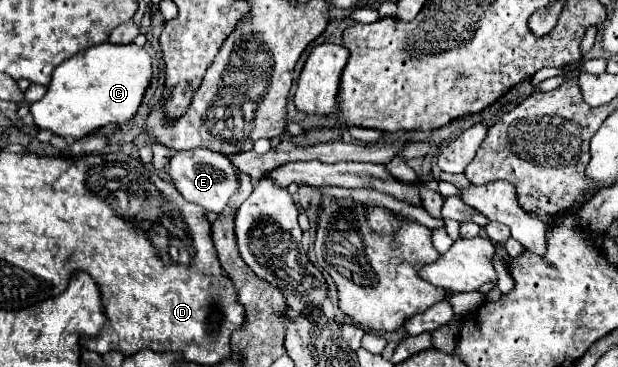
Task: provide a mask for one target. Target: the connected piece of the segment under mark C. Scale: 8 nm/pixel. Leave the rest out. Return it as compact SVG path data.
M97 44L73 54L57 66L47 92L31 104L31 116L39 130L49 130L63 138L83 138L107 124L121 124L135 116L153 74L145 48L135 44Z

